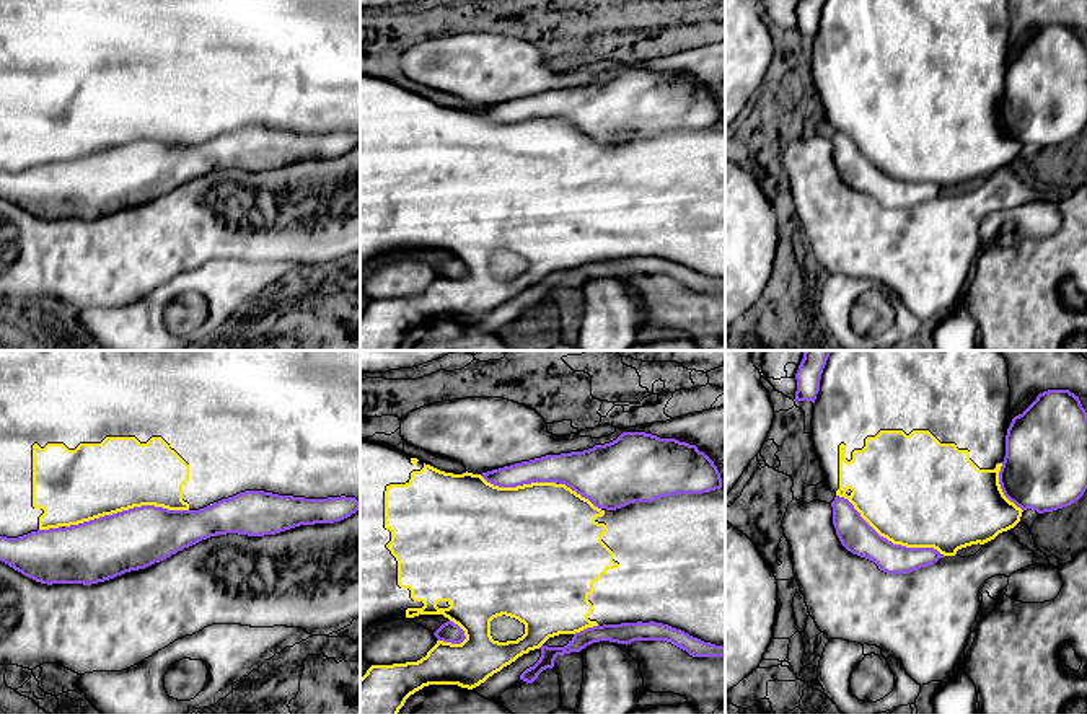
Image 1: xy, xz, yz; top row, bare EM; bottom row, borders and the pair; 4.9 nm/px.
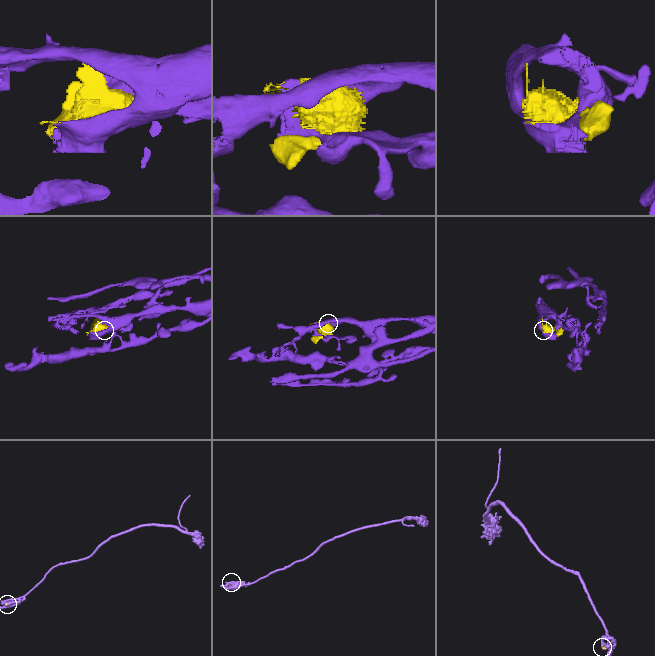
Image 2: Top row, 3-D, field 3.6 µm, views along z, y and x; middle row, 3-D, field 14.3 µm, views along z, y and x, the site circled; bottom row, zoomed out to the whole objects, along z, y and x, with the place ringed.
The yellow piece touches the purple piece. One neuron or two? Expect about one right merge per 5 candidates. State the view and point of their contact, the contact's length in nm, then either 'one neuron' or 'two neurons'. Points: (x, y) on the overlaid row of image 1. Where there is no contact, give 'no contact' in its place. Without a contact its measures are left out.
contact xy (126, 509); length 600 nm; one neuron

